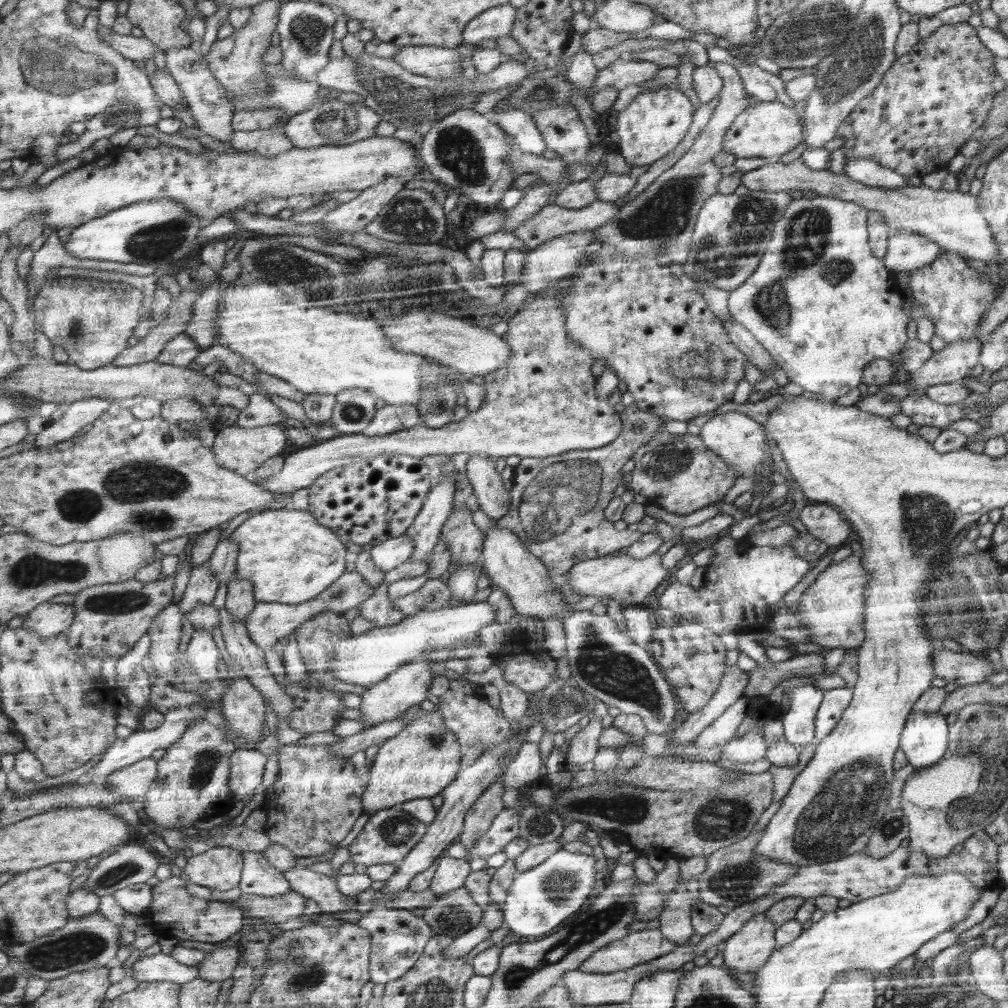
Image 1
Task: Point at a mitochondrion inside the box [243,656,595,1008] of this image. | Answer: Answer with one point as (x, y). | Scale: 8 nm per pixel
(562, 886)

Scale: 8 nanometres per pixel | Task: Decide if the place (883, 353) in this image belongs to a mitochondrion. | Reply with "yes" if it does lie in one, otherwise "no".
no

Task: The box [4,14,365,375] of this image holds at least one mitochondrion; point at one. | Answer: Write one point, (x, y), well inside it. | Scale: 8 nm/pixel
(55, 64)

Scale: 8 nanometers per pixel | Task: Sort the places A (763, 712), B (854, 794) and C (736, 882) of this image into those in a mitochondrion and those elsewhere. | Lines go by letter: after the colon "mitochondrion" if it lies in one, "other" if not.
A: other
B: mitochondrion
C: mitochondrion

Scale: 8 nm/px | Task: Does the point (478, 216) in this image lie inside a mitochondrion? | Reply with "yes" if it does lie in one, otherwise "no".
no

